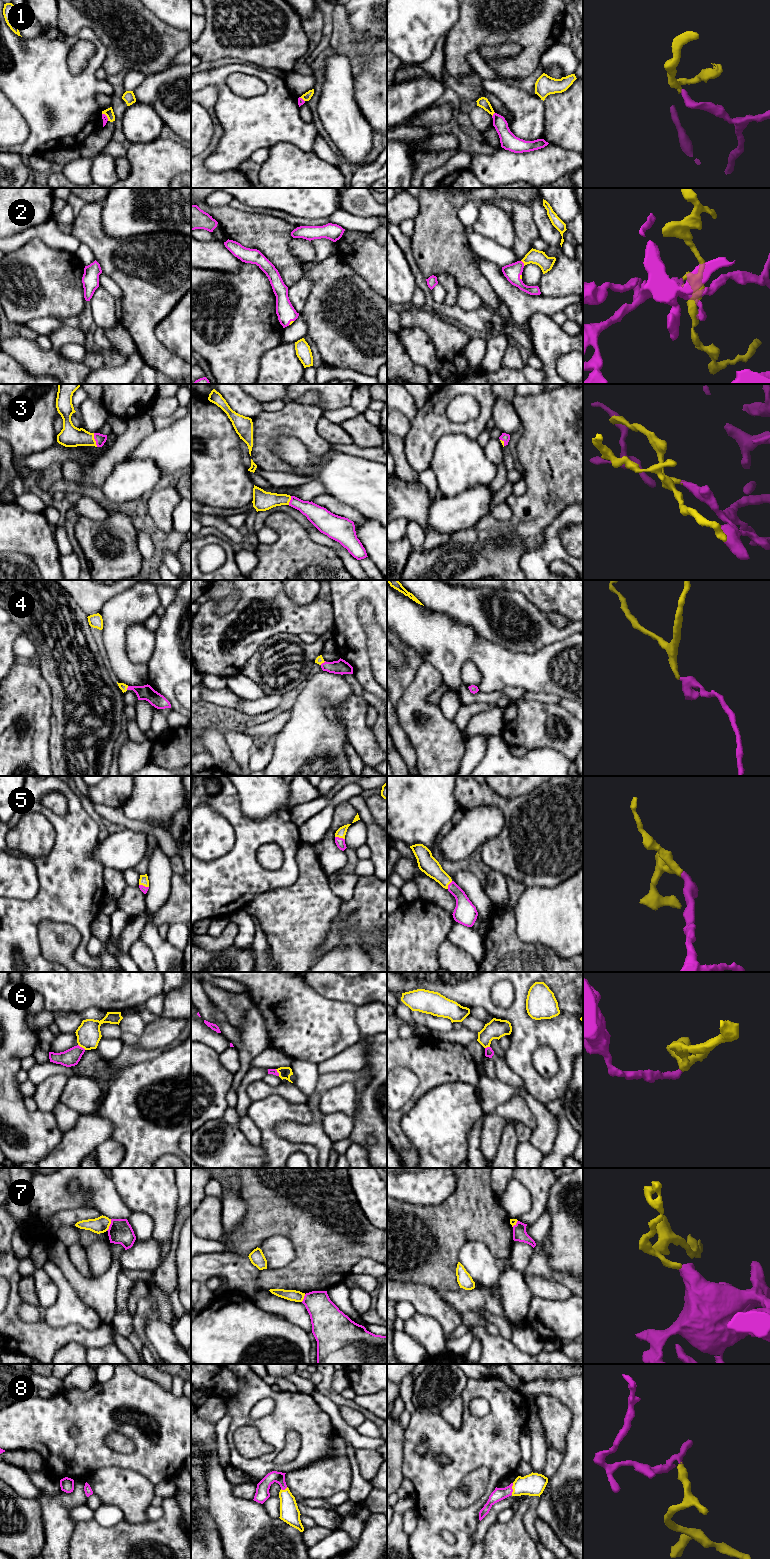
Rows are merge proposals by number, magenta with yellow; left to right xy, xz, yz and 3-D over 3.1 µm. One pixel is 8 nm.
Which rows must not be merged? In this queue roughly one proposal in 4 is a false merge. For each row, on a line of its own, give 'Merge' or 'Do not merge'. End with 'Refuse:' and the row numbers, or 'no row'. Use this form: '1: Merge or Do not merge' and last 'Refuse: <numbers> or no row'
1: Do not merge
2: Merge
3: Merge
4: Merge
5: Merge
6: Do not merge
7: Do not merge
8: Merge
Refuse: 1, 6, 7

